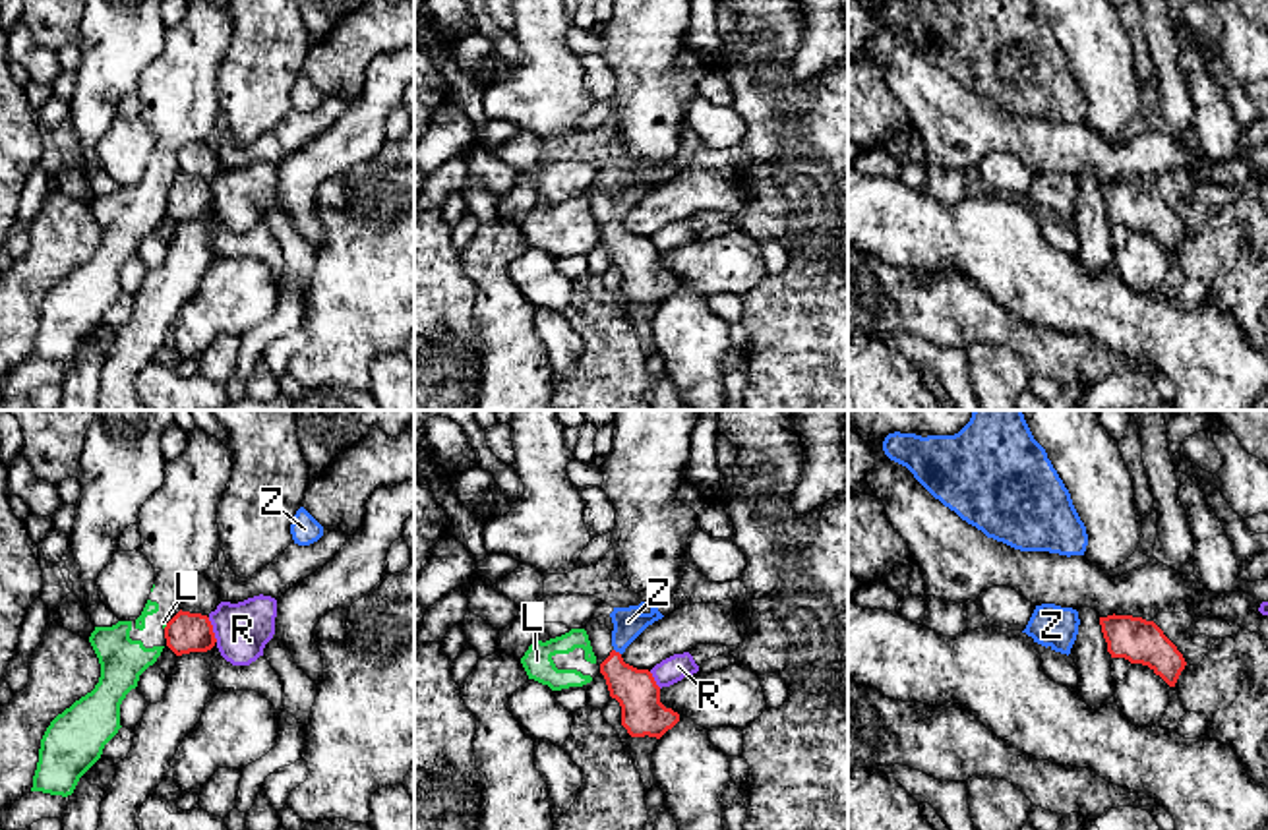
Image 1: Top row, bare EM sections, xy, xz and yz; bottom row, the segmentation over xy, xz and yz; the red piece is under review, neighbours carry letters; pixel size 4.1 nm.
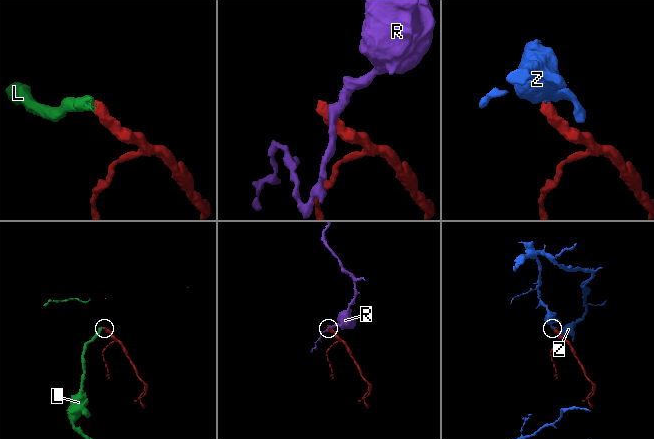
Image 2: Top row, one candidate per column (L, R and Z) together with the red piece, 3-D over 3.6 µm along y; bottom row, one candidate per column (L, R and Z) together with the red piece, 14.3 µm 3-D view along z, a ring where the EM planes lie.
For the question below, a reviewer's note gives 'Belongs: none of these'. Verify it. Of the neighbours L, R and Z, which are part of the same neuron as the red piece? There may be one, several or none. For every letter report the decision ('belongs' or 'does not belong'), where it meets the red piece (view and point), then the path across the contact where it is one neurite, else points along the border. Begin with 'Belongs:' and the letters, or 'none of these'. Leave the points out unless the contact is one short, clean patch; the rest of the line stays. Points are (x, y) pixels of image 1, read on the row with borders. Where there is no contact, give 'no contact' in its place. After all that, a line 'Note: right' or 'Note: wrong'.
Belongs: Z
L: does not belong | xy (167, 625) | along xy (167, 623), (163, 627)
R: does not belong | xy (211, 629) | along xy (208, 618), (217, 641)
Z: belongs | xz (618, 652) | across xz (637, 693), (618, 674), (618, 652), (628, 622)
Note: wrong

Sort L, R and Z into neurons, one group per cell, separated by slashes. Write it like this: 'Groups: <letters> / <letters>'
Groups: L / R / Z

